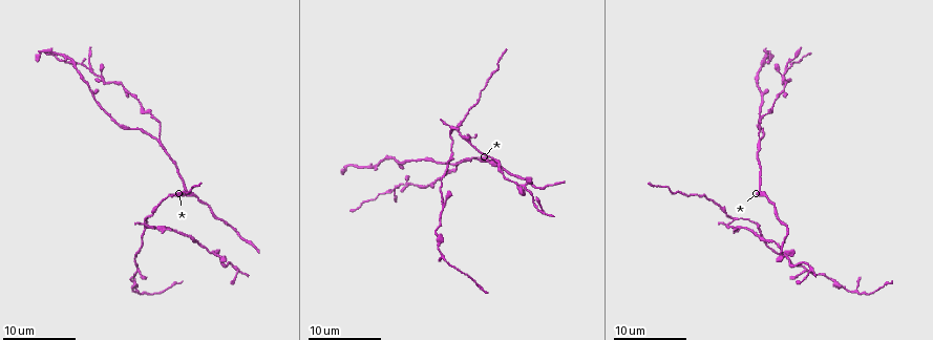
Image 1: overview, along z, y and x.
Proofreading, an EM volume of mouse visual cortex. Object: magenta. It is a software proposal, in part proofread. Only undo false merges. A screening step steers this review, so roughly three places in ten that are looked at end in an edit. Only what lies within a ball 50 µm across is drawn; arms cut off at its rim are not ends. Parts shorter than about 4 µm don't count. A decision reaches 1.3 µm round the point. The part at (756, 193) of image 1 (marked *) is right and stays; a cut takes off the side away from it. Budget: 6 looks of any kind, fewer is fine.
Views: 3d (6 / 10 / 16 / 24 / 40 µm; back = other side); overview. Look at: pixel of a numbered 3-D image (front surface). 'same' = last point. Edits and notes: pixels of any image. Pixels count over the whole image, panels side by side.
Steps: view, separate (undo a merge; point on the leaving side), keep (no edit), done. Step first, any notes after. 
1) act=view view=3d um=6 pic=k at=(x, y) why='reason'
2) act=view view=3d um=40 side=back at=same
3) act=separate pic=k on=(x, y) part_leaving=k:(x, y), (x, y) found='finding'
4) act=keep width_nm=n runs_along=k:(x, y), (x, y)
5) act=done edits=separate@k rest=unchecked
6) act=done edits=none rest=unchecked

act=view view=3d um=10 pic=1 at=(761, 191) why='a fork'

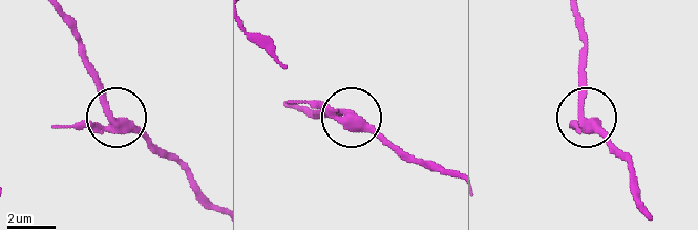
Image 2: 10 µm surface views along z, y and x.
act=keep arms=3 runs_along=2:(88, 125), (110, 123), (112, 112), (82, 48) found='all the same cell'

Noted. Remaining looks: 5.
act=view view=3d um=6 pic=1 at=(146, 220) why='thin arm on a thick one'

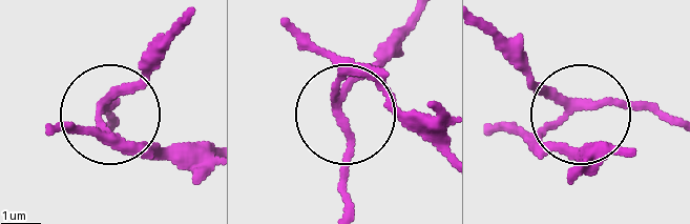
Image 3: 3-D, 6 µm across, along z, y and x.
act=view view=3d um=6 side=back pic=3 at=(575, 102) why='other side'

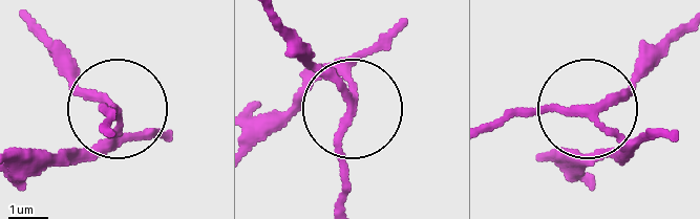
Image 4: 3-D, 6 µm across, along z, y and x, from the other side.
act=separate pic=4 on=(64, 150) arms=3 part_leaving=4:(118, 126), (77, 152), (17, 152) found='two cells meet here'

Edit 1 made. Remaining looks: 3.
act=view view=overview why='see it whole again'

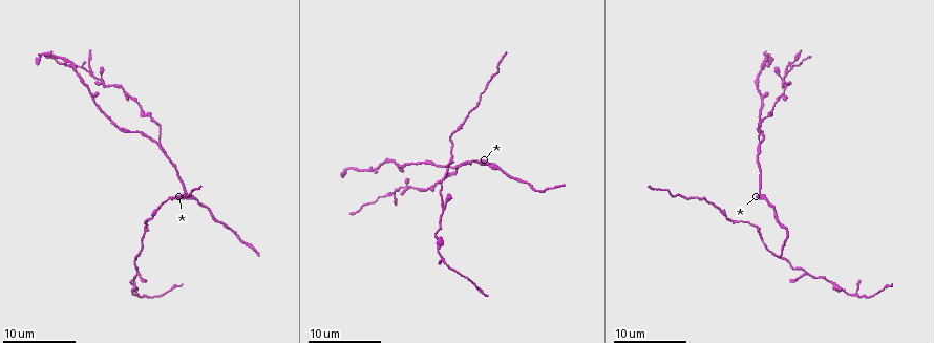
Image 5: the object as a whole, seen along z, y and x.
act=view view=3d um=10 pic=5 at=(158, 144) why='three arms meet'

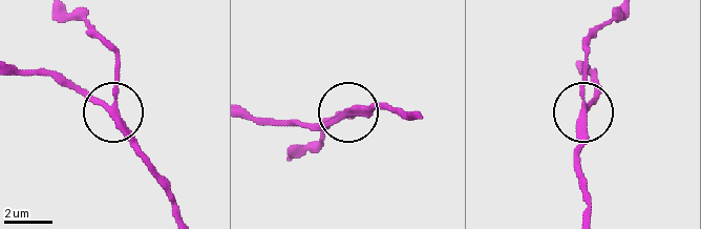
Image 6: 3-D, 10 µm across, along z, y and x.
act=view view=3d um=10 side=back pic=6 at=(586, 107)

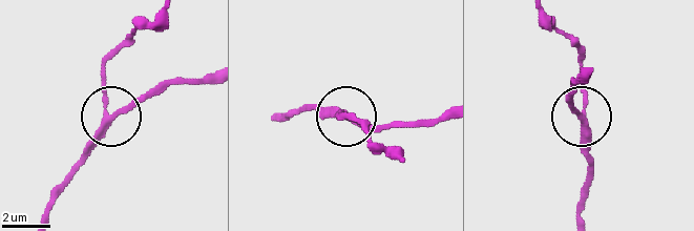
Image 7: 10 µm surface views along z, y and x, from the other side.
act=separate pic=7 on=(105, 91) part_leaving=7:(100, 130), (108, 60), (148, 18) found='two cells meet here'

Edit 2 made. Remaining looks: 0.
act=done edits=separate@4,separate@7 rest=unchecked

